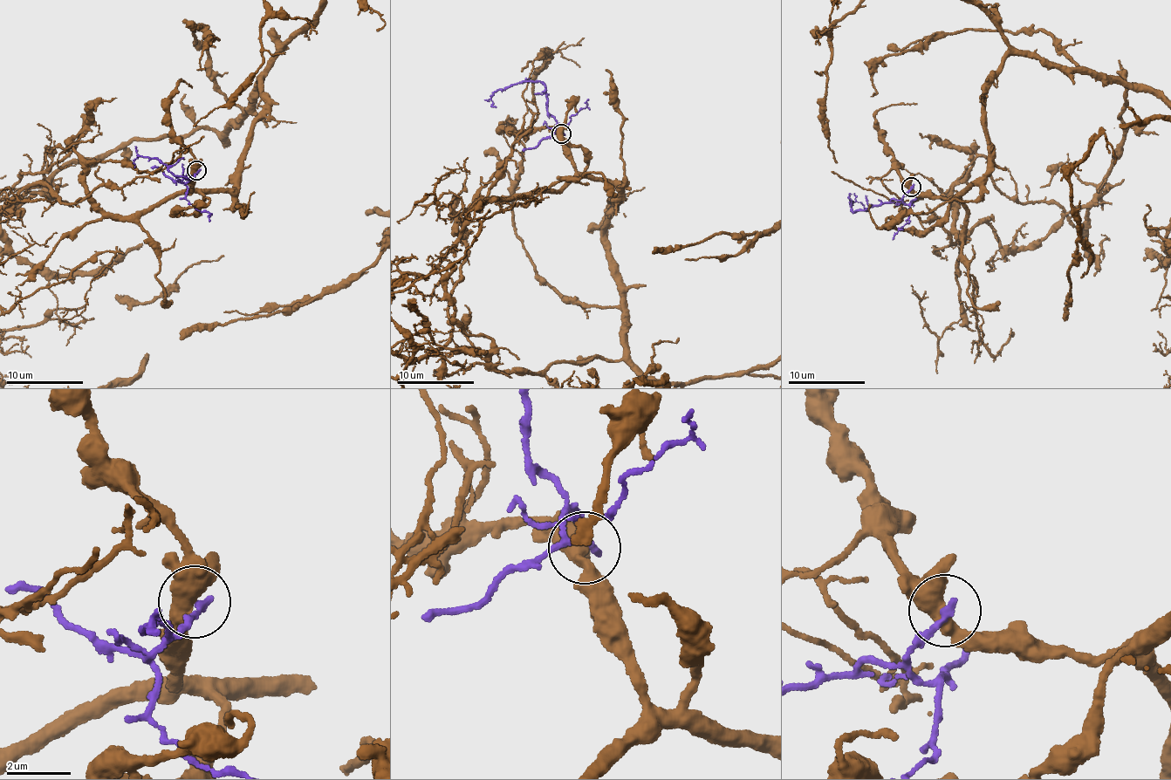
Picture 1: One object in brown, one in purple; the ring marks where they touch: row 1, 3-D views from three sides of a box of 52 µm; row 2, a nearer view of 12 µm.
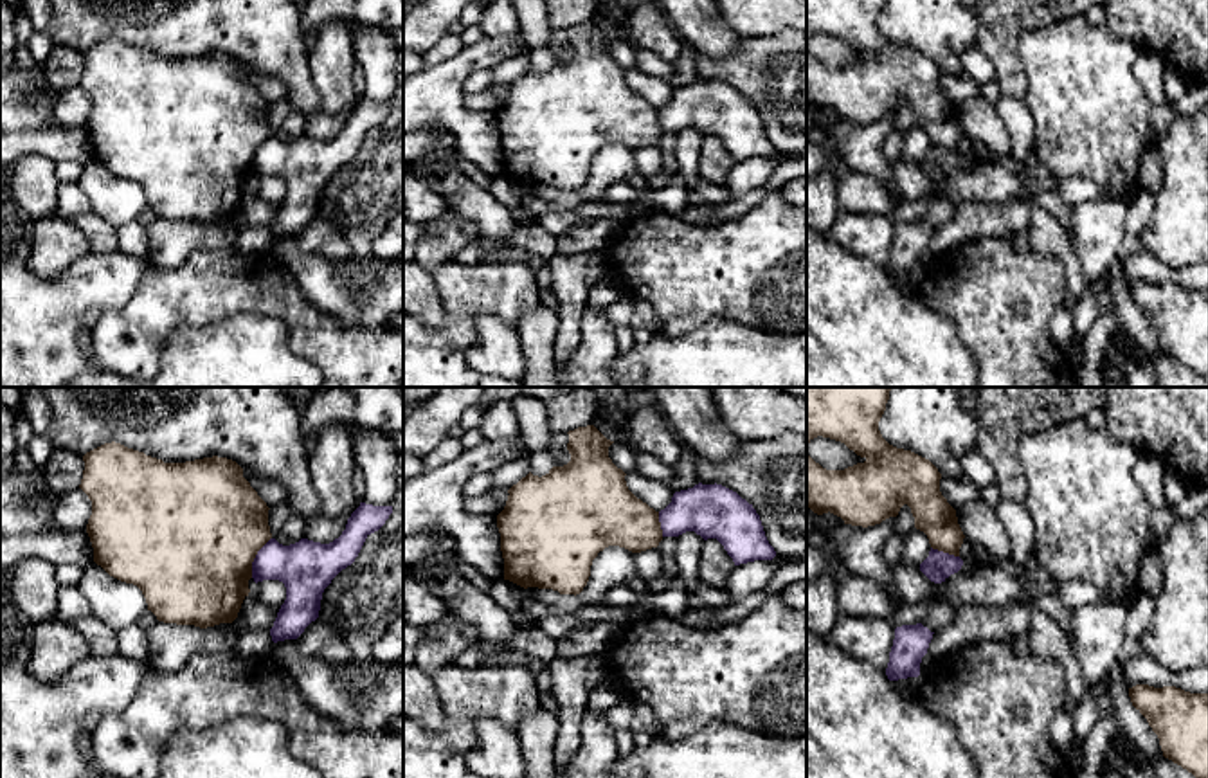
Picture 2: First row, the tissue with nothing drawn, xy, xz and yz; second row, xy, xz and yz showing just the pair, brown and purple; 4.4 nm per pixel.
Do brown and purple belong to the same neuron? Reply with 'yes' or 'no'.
no

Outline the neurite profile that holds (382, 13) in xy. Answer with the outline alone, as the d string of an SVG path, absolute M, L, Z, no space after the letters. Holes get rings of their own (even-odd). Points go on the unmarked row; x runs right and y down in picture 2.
M355 0L355 20L403 29L403 0Z

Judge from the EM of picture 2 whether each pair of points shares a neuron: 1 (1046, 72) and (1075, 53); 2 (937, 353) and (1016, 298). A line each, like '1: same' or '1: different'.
1: same
2: different

